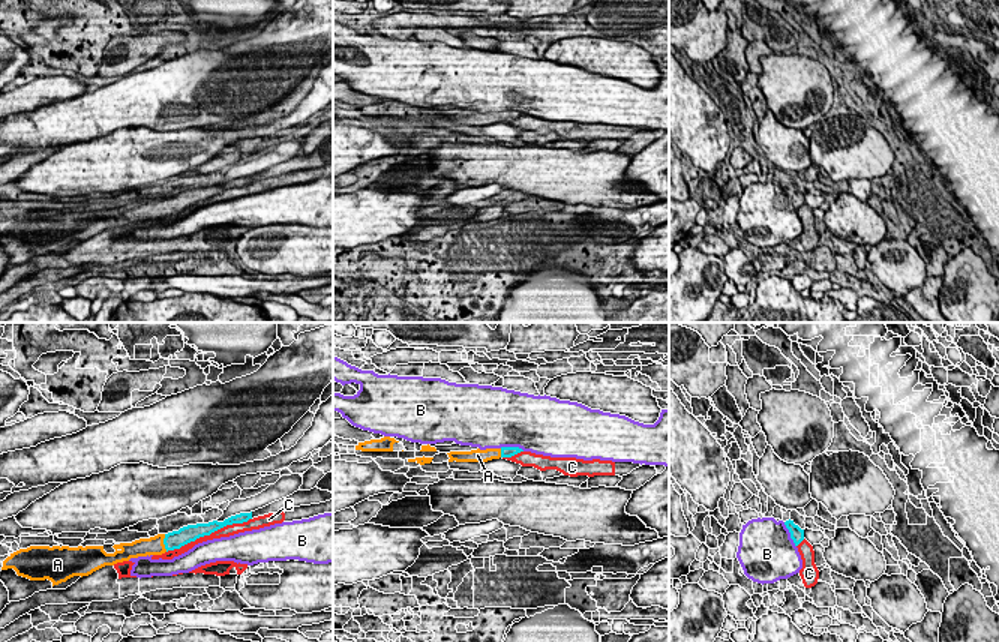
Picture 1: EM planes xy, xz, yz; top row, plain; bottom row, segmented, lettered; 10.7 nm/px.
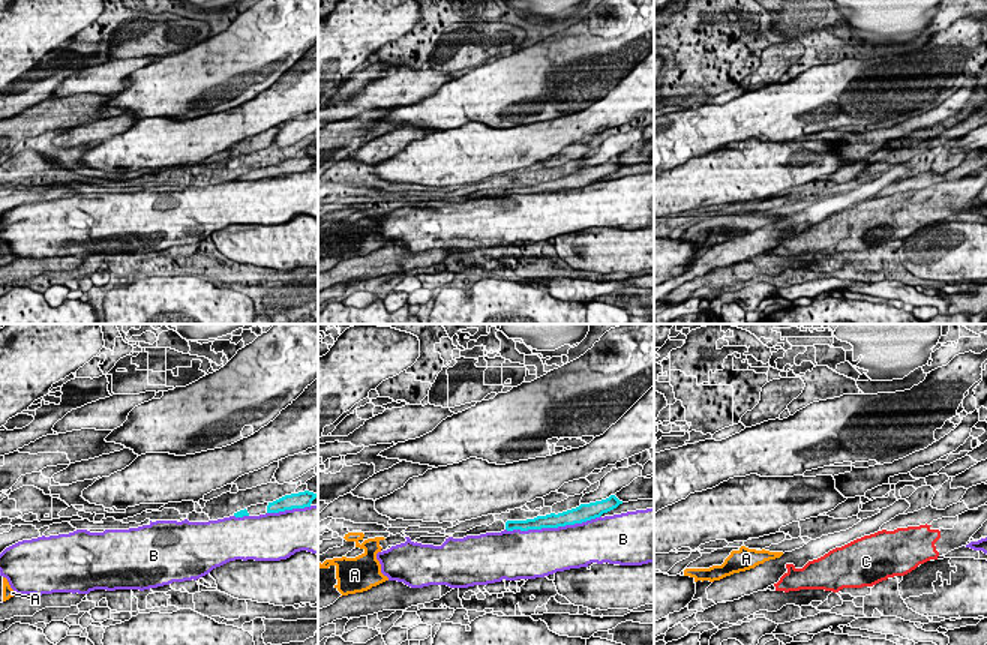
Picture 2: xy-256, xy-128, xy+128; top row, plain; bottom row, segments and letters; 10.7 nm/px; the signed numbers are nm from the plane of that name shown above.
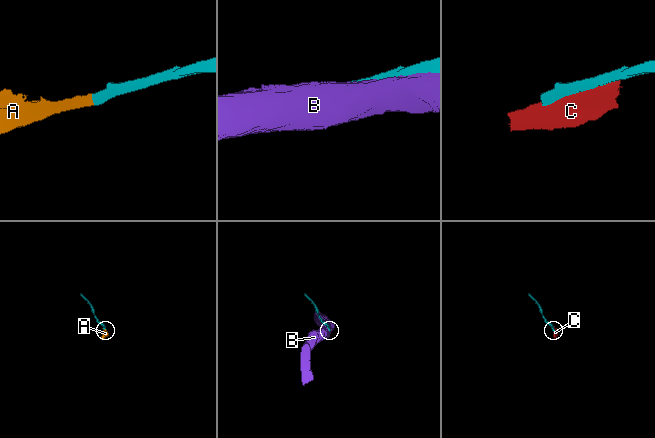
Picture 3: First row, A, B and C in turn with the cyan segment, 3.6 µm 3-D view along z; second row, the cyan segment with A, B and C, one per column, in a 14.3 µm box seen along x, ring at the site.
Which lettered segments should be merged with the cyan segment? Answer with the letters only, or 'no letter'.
A

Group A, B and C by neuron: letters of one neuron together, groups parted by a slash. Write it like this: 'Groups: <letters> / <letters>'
Groups: A / B / C

